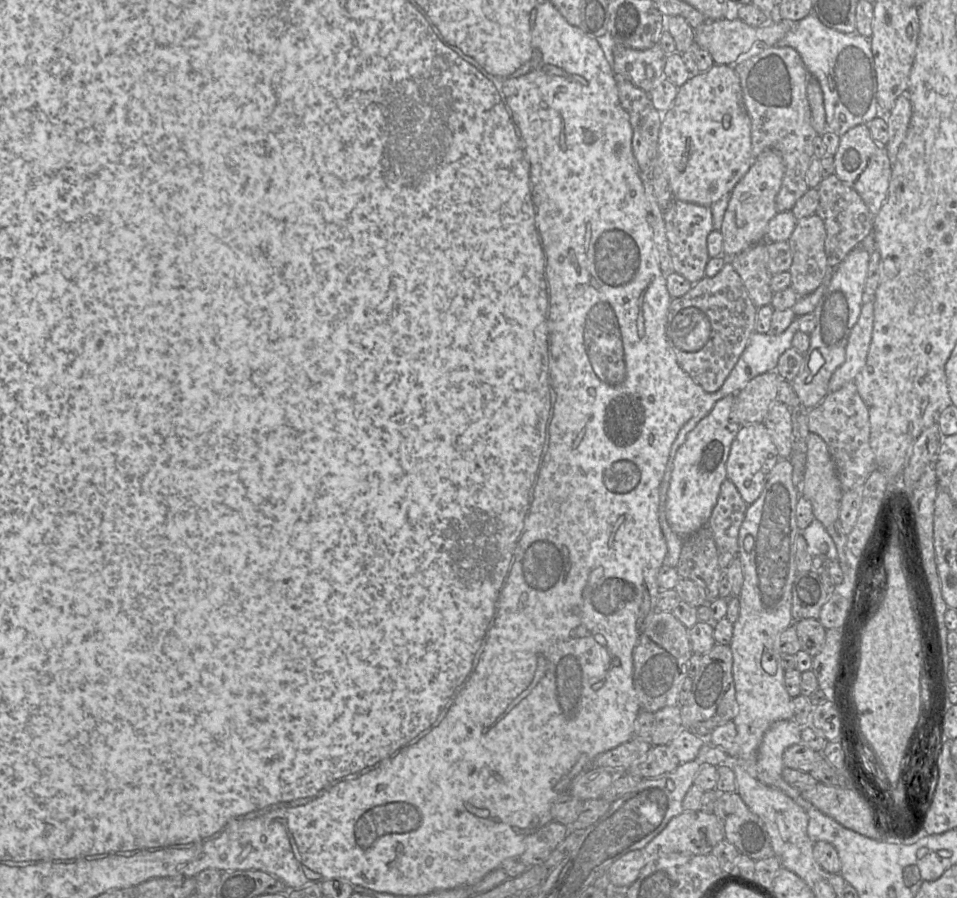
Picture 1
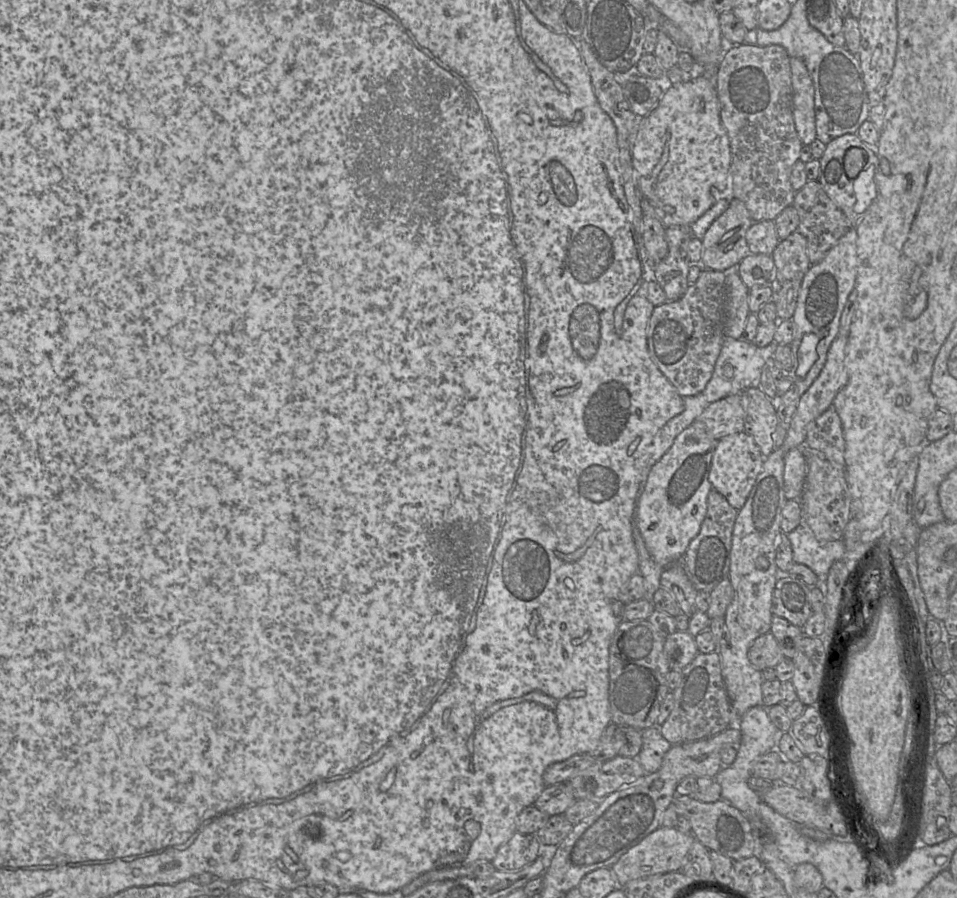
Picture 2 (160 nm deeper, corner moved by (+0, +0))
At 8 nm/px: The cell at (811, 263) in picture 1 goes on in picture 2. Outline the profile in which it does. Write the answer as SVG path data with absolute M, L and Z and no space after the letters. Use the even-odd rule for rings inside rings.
M794 231L780 241L771 256L776 274L770 283L773 290L770 301L776 305L779 321L791 319L802 280L812 265L807 255L807 240L798 231Z

